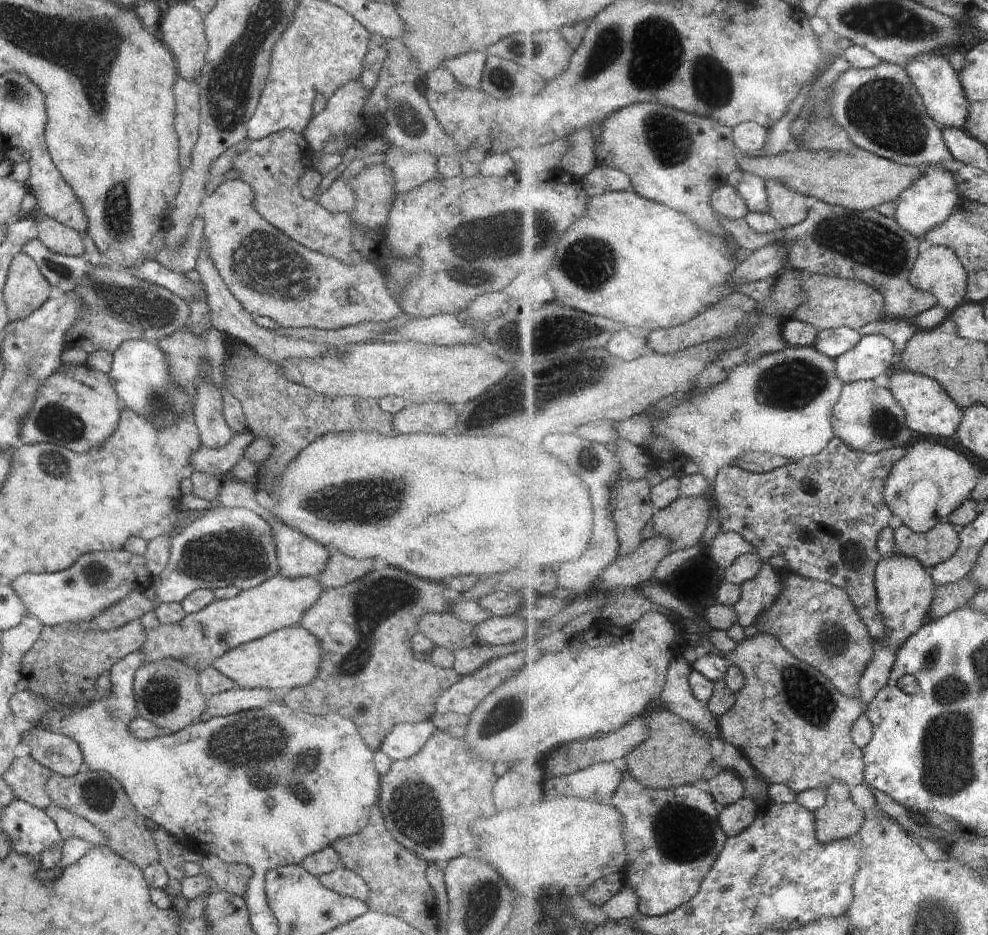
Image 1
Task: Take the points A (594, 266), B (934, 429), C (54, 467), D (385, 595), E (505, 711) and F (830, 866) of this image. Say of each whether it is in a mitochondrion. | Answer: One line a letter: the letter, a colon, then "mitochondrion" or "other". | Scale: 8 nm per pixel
A: mitochondrion
B: other
C: mitochondrion
D: mitochondrion
E: mitochondrion
F: mitochondrion

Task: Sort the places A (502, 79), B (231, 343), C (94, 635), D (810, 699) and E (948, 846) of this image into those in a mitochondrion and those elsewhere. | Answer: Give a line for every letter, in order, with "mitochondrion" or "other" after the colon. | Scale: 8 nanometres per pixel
A: mitochondrion
B: other
C: other
D: mitochondrion
E: other

